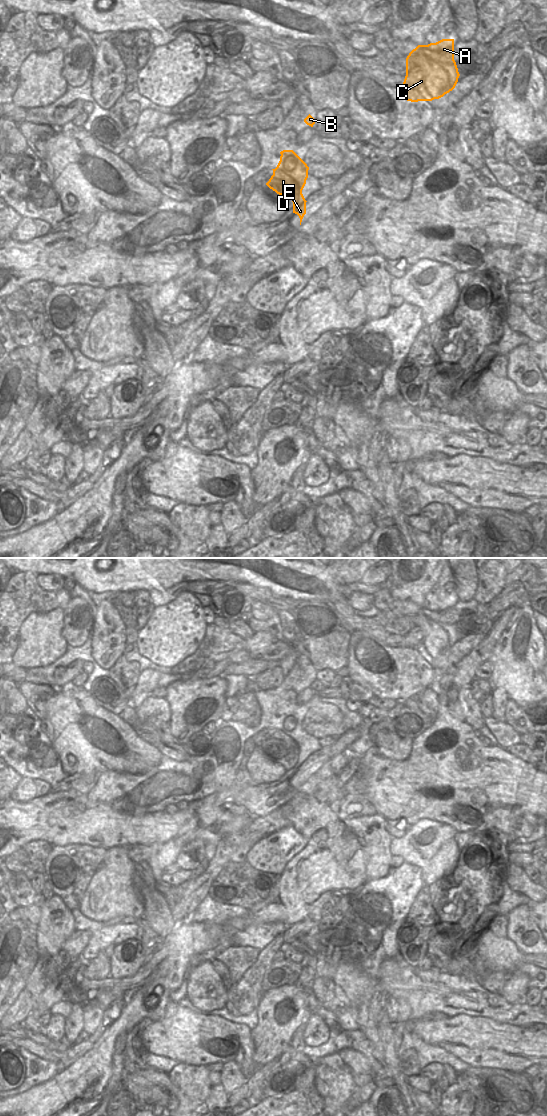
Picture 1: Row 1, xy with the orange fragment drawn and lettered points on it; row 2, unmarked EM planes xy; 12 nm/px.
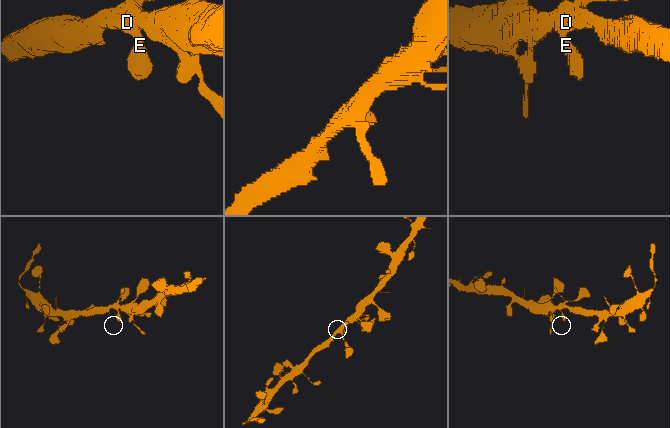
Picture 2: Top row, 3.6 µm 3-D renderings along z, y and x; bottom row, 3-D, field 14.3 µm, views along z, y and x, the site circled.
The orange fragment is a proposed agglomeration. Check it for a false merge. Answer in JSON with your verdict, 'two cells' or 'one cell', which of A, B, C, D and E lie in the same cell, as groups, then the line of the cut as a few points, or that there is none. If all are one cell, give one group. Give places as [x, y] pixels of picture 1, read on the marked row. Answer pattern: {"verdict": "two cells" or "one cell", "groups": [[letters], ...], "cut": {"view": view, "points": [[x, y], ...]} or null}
{"verdict": "one cell", "groups": [["A", "B", "C", "D", "E"]], "cut": null}

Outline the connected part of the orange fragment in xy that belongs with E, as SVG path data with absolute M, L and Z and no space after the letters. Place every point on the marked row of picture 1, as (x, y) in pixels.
M293 151L280 152L280 161L273 170L273 175L266 185L282 197L287 197L293 202L293 213L300 218L300 225L306 214L306 200L302 190L308 178L309 167Z

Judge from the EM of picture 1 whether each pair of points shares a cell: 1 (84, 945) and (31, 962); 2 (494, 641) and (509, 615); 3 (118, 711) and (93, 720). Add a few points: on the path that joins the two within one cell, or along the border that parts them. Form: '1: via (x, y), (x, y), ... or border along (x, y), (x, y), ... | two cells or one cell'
1: via (71, 947), (61, 947), (44, 957) | one cell
2: via (500, 635), (504, 630), (504, 621) | one cell
3: via (112, 717), (99, 718) | one cell

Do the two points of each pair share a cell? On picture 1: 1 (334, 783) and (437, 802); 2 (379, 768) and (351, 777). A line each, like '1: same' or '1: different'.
1: different
2: same

